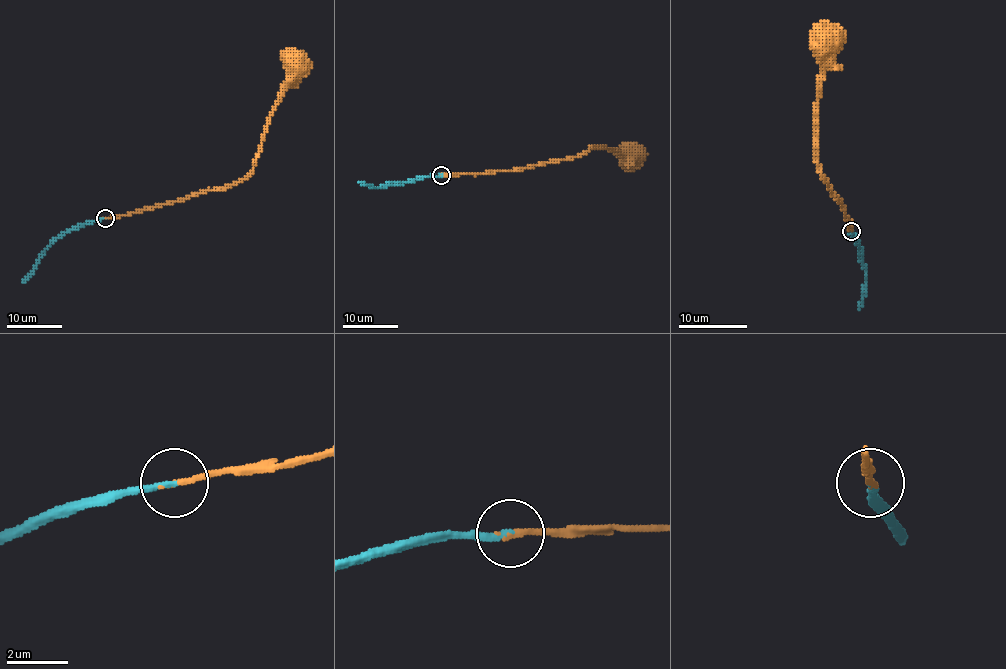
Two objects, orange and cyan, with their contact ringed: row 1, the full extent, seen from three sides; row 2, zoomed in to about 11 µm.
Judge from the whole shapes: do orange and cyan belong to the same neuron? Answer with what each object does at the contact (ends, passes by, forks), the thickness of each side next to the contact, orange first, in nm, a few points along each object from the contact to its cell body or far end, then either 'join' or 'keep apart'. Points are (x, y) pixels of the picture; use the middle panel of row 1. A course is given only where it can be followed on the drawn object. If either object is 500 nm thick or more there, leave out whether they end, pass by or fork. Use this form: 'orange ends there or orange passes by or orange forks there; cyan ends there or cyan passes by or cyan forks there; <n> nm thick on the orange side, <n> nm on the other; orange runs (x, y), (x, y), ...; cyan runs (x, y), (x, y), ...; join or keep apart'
orange ends there; cyan ends there; 220 nm thick on the orange side, 220 nm on the other; orange runs (441, 176), (519, 170), (581, 156), (588, 149), (607, 148), (630, 152), (633, 158); cyan runs (441, 176), (378, 187), (359, 181); join

